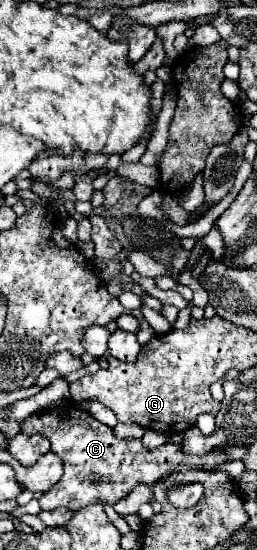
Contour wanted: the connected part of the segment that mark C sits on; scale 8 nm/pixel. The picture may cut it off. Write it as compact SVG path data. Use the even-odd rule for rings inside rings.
M73 400L61 402L53 408L39 410L27 416L21 422L21 434L33 436L41 434L49 438L51 452L55 452L65 466L63 478L53 486L53 490L45 492L39 498L41 510L79 510L89 504L117 504L129 492L139 486L153 486L165 476L173 472L187 472L187 470L219 470L221 464L229 462L227 452L221 448L213 448L203 456L191 456L181 450L181 444L167 440L159 448L147 448L141 440L135 438L117 438L113 428L95 420L87 410L77 406Z

